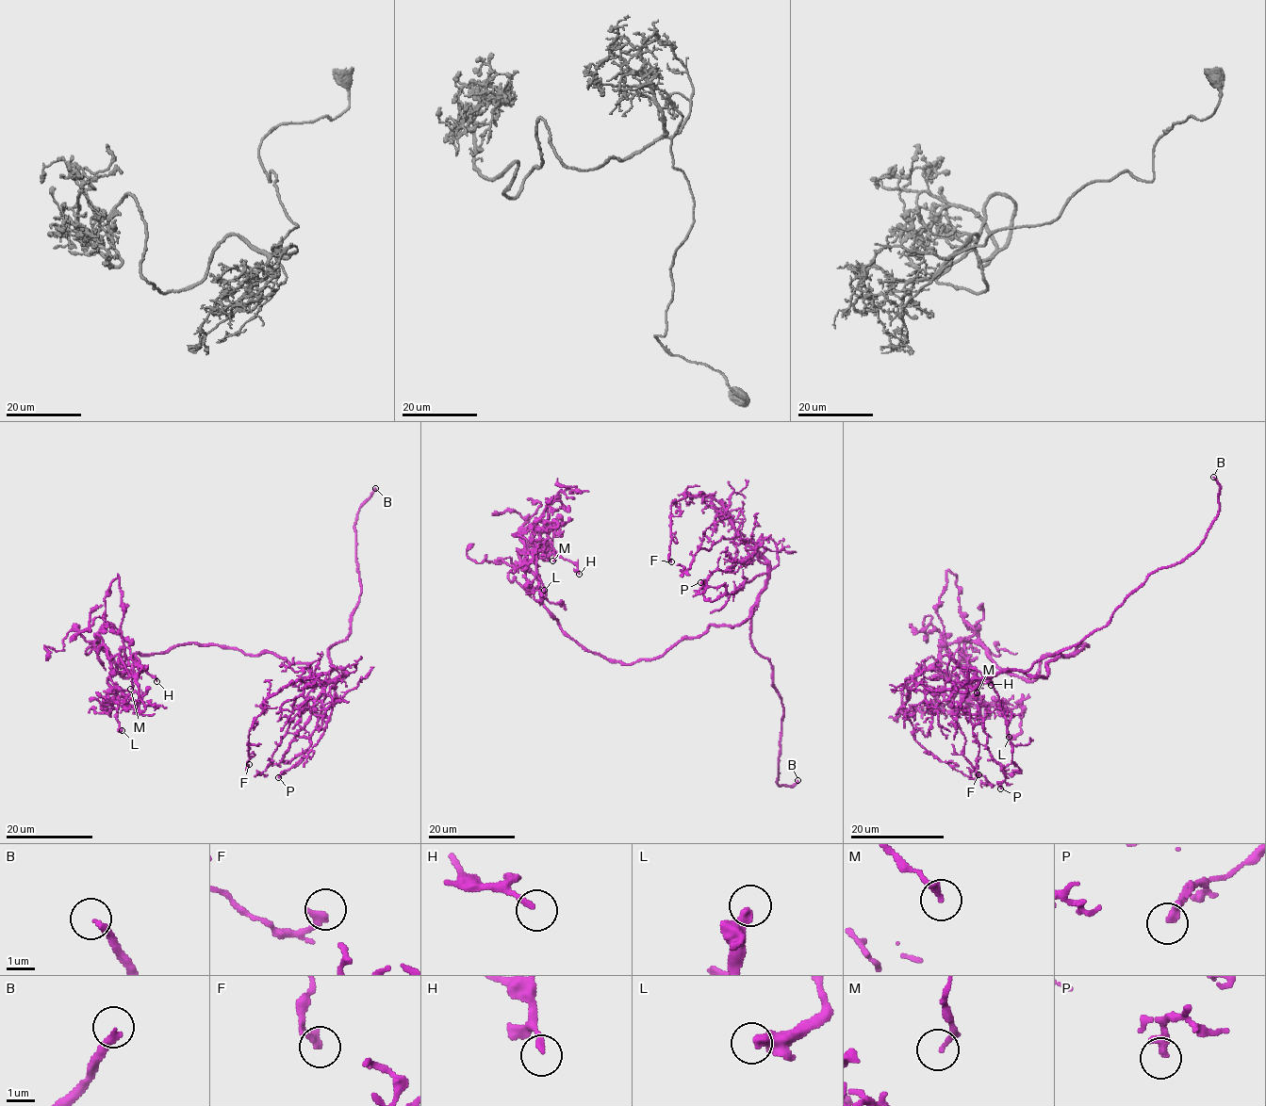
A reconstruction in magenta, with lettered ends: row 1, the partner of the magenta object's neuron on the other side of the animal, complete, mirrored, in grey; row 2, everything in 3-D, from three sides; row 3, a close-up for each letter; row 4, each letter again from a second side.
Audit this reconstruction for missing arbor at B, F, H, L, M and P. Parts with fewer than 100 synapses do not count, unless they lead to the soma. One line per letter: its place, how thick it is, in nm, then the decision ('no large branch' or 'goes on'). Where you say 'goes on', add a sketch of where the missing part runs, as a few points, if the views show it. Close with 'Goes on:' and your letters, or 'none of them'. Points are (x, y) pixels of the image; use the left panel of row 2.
B: at (375, 488); 280 nm thick; goes on
F: at (249, 764); 240 nm thick; no large branch
H: at (156, 681); 190 nm thick; no large branch
L: at (122, 730); 400 nm thick; no large branch
M: at (130, 689); 240 nm thick; no large branch
P: at (278, 777); 320 nm thick; no large branch
Goes on: B

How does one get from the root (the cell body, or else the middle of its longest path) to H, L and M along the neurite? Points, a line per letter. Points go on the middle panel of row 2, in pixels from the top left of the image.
H: (649, 659), (621, 664), (584, 650), (549, 611), (520, 557), (534, 551), (541, 559), (551, 543), (579, 574)
L: (649, 659), (609, 661), (562, 629), (519, 559), (528, 527), (545, 591), (540, 603), (544, 590)
M: (649, 659), (609, 661), (562, 629), (543, 603), (540, 582), (520, 562), (545, 524), (552, 561)

